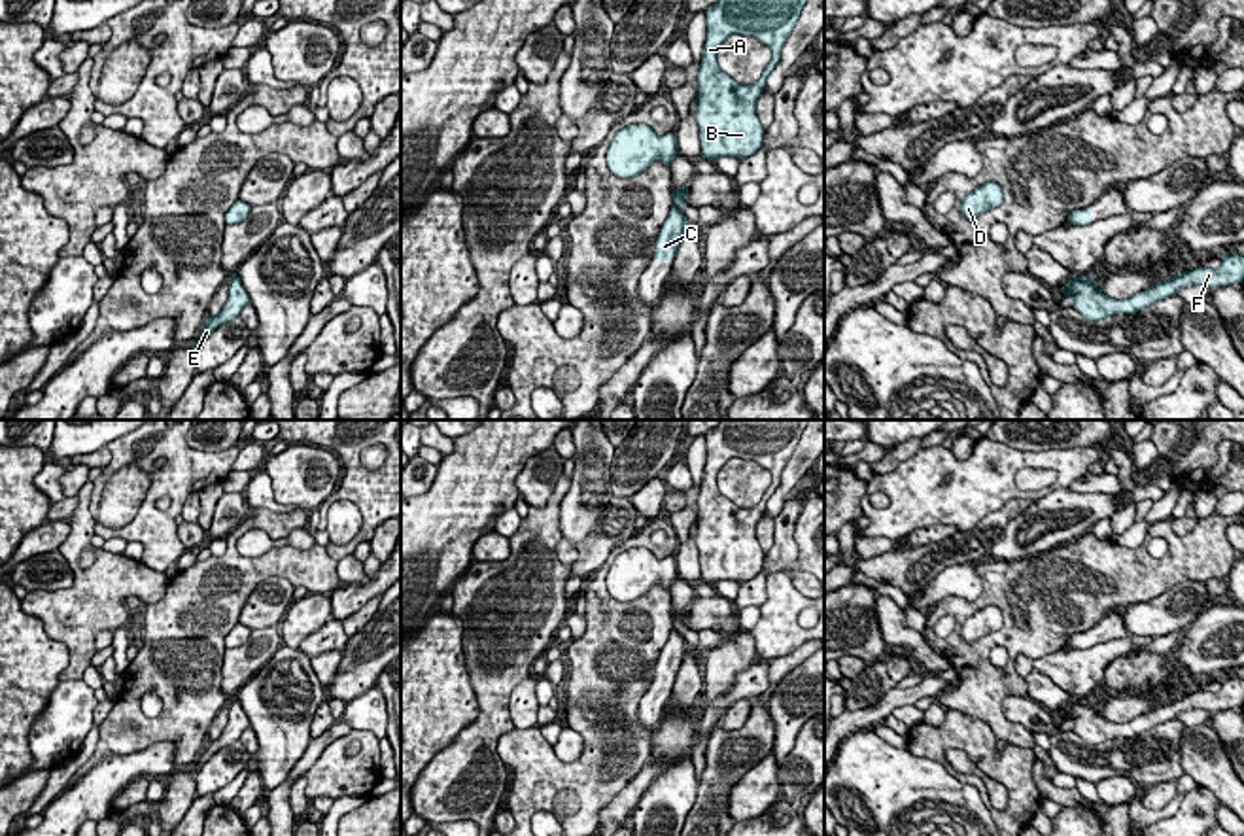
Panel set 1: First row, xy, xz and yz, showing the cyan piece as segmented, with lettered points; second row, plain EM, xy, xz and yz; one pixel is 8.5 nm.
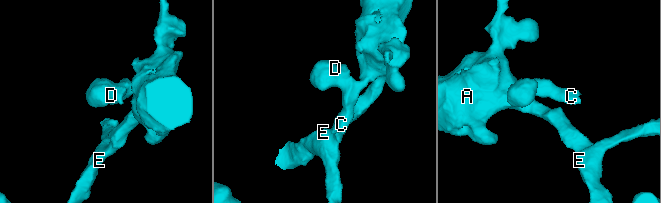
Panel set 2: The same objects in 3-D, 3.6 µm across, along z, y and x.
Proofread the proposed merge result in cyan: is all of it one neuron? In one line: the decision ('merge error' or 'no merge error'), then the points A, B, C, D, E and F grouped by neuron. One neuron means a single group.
no merge error | A B C D E F

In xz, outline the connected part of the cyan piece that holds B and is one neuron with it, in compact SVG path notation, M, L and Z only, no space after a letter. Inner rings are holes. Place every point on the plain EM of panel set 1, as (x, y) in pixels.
M720 420L705 433L707 462L698 496L694 539L703 583L743 584L762 571L766 552L758 543L756 524L805 426L807 420ZM732 458L756 462L771 473L769 488L751 509L737 507L718 490L718 471Z

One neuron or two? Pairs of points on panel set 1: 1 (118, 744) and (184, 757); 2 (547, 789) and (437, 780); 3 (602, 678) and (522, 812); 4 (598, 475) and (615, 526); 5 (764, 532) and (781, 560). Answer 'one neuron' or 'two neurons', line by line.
1: one neuron
2: two neurons
3: one neuron
4: two neurons
5: two neurons

